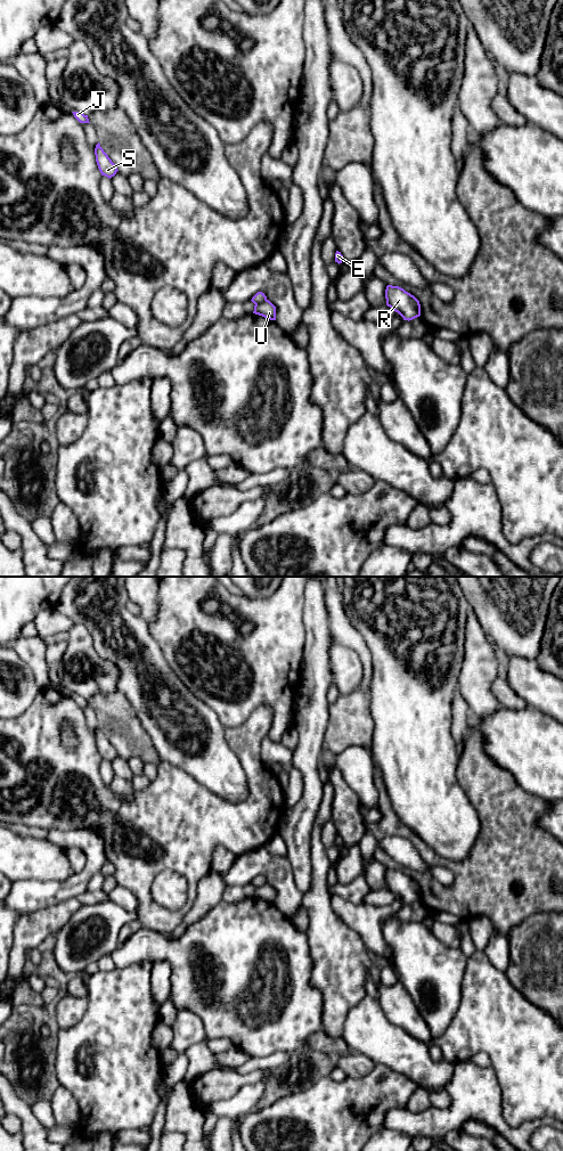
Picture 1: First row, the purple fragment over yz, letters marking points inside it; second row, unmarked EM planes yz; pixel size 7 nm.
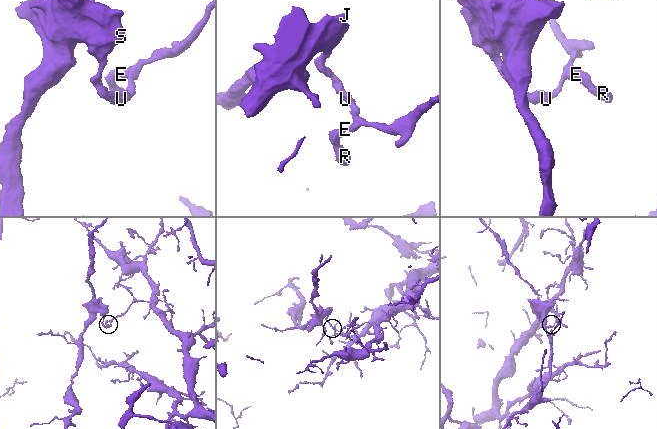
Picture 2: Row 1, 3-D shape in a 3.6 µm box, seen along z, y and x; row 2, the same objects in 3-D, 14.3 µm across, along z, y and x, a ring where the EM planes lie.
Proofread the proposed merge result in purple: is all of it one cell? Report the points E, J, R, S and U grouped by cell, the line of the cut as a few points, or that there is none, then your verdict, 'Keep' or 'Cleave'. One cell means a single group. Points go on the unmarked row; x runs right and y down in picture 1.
Groups: E R U / J S. Split along yz (266, 882), (255, 888). Cleave

